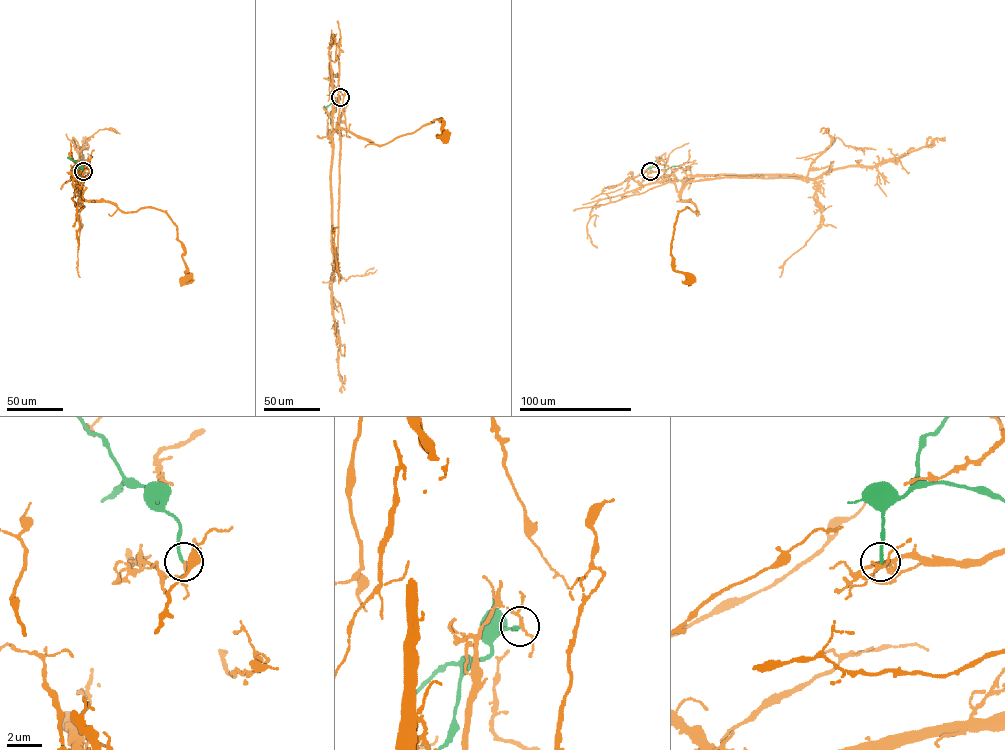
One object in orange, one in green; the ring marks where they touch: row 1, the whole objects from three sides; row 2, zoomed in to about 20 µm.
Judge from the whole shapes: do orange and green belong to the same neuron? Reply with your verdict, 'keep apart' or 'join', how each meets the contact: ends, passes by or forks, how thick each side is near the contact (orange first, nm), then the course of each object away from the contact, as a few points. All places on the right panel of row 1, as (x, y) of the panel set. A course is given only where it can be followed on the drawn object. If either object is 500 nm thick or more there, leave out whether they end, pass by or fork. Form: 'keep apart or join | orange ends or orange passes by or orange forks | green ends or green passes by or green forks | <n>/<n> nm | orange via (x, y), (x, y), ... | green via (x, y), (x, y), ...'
keep apart | orange passes by | green ends | 150/180 nm | orange via (650, 172), (680, 180), (681, 199), (697, 208), (678, 213), (671, 250), (673, 270), (690, 277) | green via (650, 171), (653, 166), (665, 170), (677, 166)

